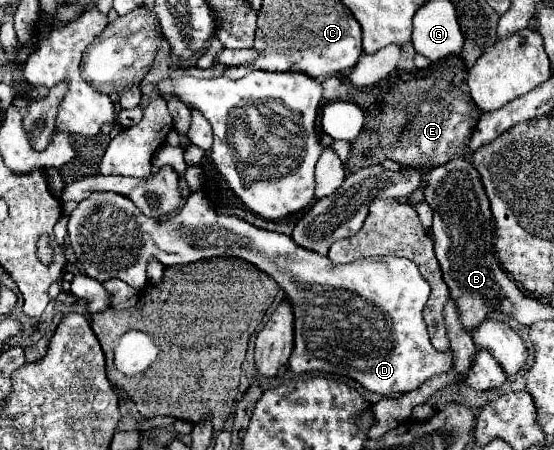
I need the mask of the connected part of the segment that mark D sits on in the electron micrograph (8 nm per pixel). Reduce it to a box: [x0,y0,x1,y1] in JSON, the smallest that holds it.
[67,191,453,397]

